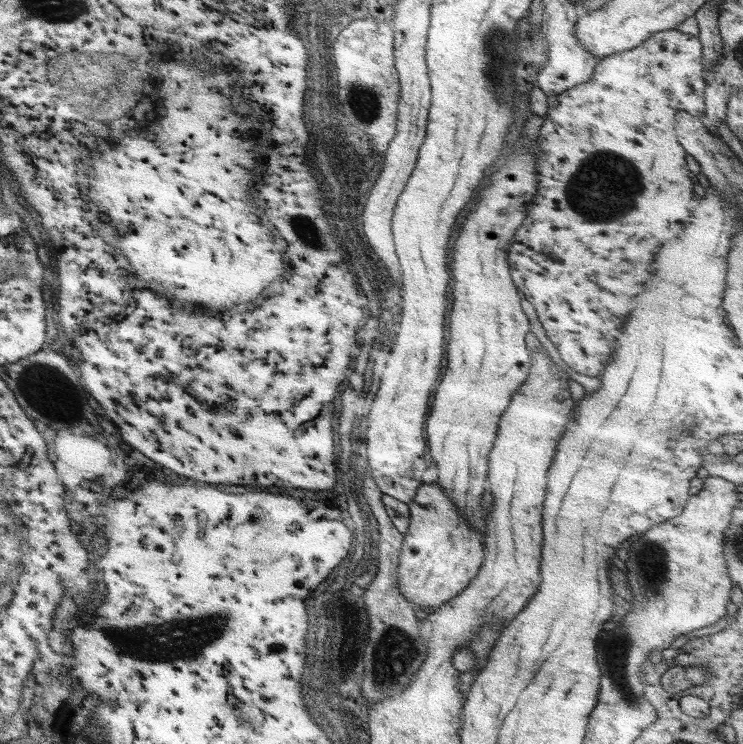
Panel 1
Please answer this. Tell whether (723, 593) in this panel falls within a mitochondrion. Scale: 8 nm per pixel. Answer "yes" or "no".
no

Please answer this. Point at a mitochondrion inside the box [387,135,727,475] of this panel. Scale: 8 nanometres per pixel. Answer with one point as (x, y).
(605, 186)

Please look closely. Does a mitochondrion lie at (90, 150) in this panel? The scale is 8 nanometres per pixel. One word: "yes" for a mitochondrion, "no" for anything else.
no

